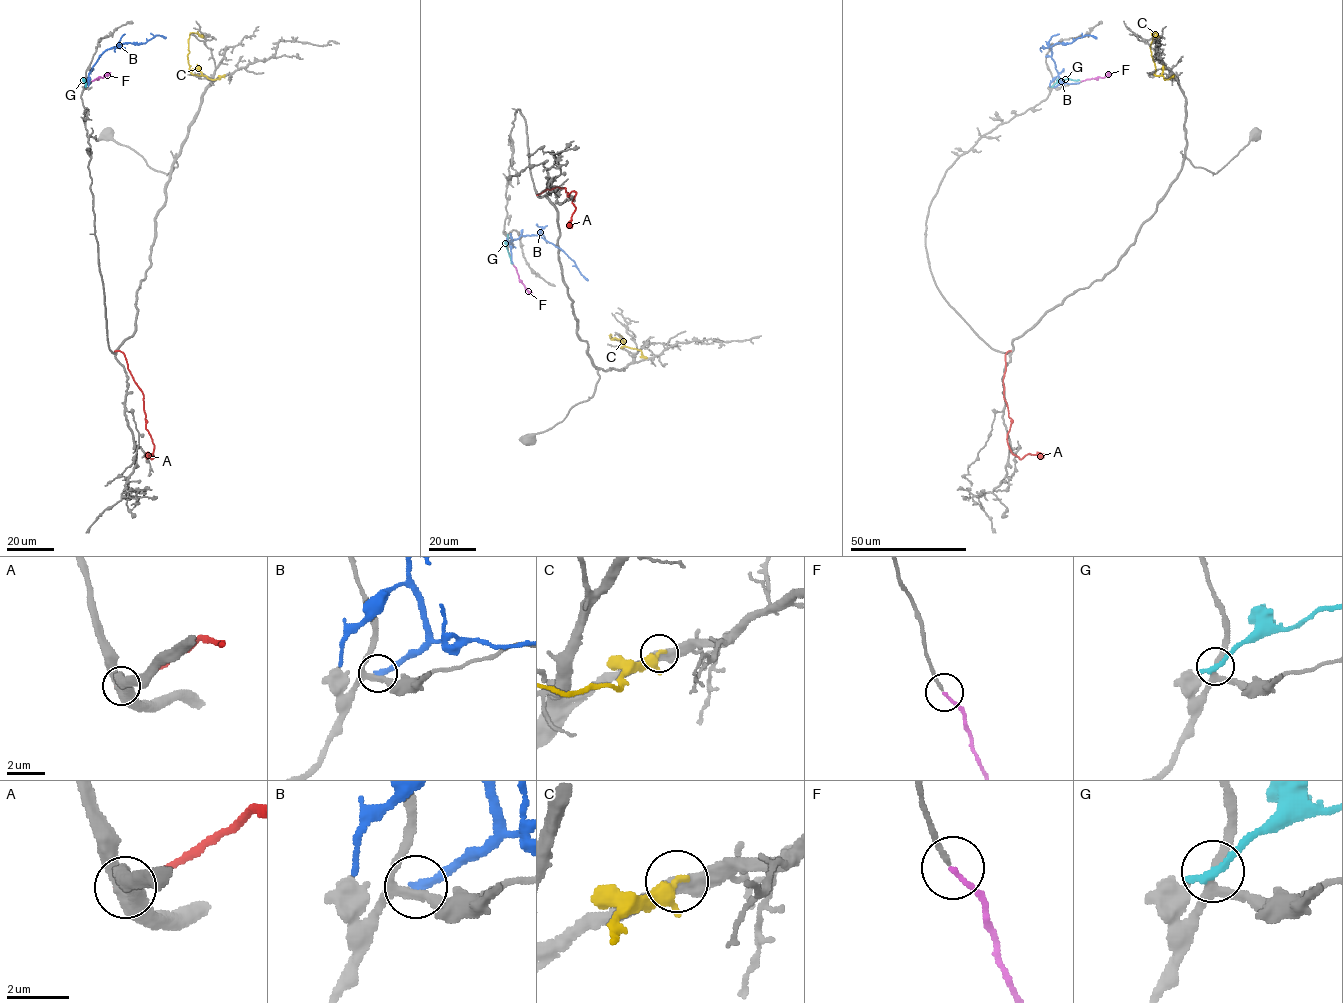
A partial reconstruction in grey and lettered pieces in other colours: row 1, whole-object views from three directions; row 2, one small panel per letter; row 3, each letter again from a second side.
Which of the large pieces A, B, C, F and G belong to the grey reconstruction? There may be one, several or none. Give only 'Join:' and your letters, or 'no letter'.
Join: F

